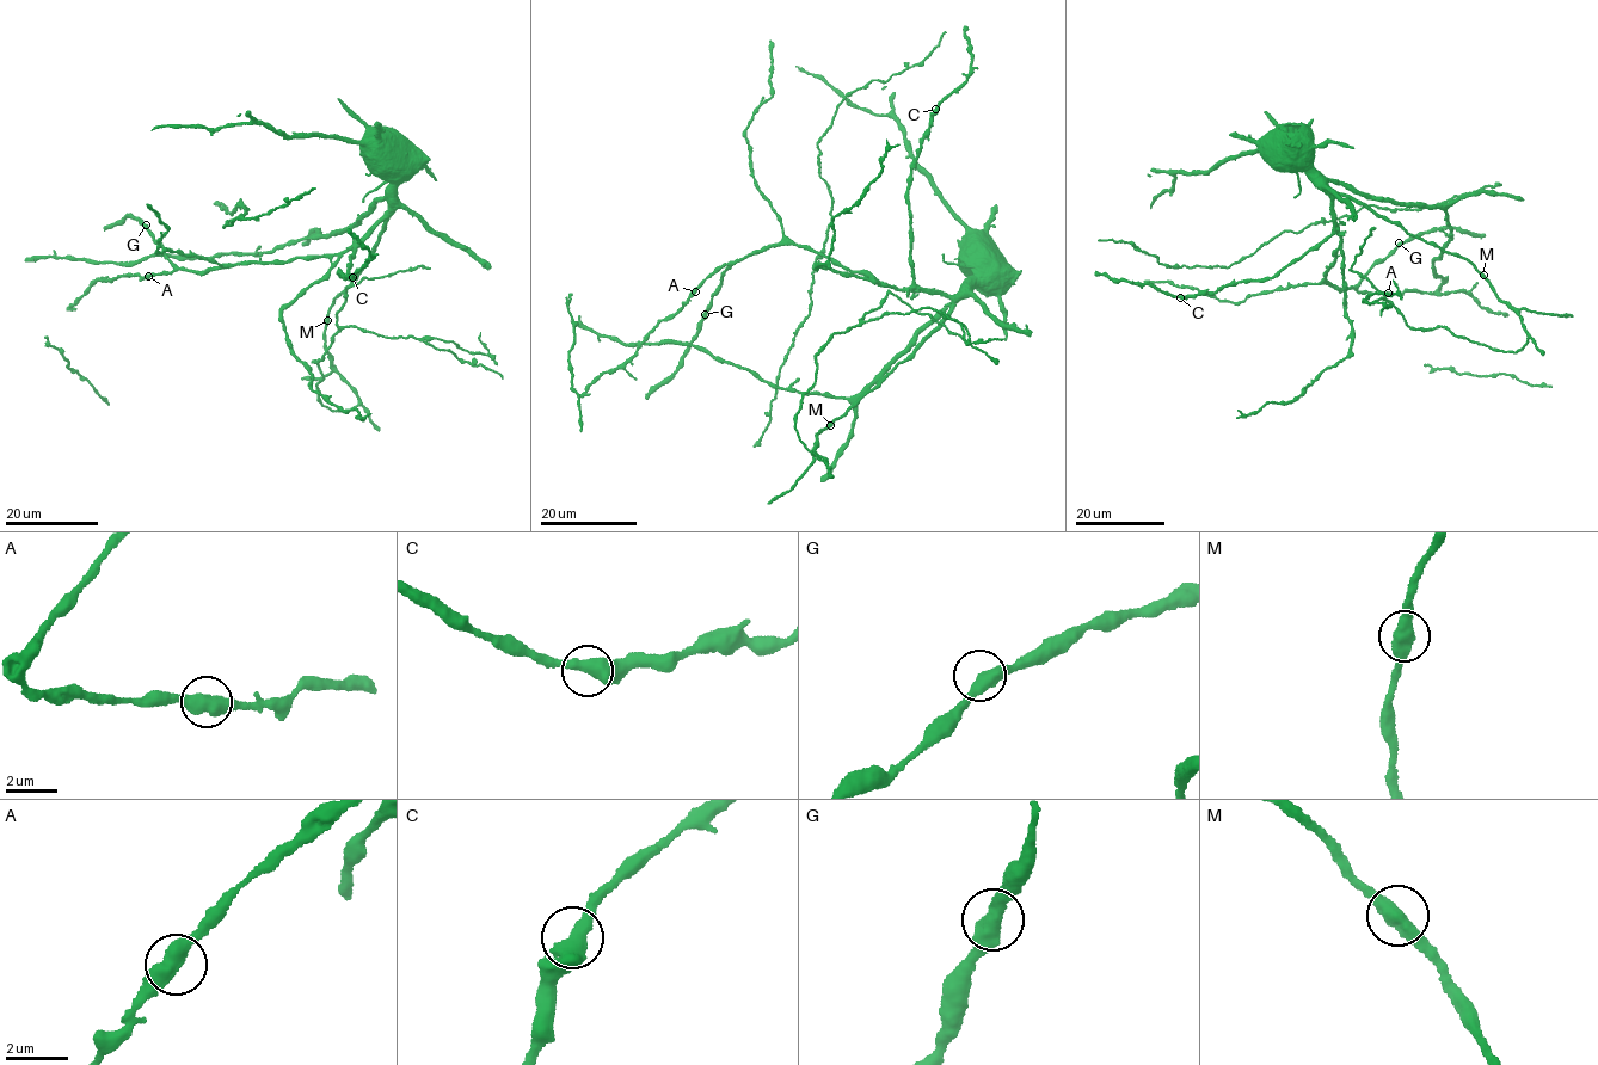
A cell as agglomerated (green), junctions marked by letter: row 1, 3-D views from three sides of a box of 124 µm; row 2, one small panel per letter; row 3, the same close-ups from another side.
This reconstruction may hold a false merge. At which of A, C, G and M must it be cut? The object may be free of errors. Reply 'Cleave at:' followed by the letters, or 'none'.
Cleave at: none

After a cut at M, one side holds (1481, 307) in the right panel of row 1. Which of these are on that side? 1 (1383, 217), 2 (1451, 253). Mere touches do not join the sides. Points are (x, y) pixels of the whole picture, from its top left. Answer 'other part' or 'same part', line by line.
1: other part
2: other part

